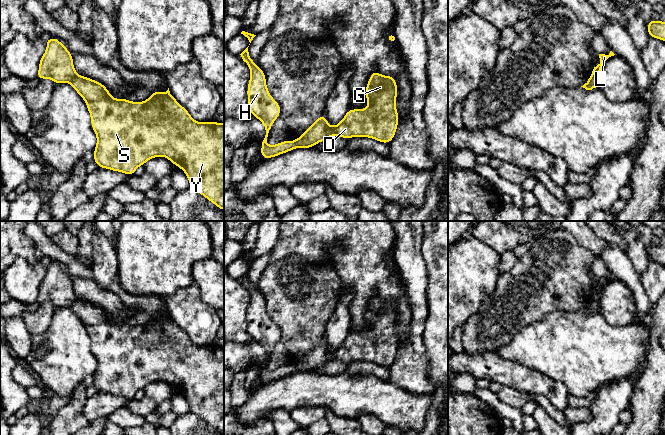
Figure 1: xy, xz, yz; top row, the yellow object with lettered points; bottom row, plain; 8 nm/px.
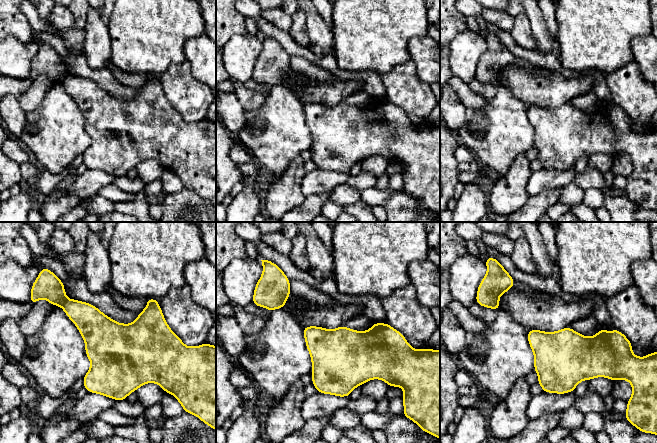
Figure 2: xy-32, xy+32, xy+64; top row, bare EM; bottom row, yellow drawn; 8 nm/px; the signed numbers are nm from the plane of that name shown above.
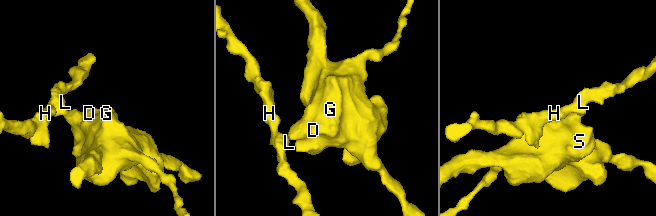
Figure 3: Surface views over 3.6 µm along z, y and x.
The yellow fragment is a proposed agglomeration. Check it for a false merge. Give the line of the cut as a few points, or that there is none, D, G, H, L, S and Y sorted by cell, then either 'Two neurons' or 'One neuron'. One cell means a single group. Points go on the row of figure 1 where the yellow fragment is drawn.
Split along xy (76, 74), (70, 82). Groups: D G S Y / H L. Two neurons

